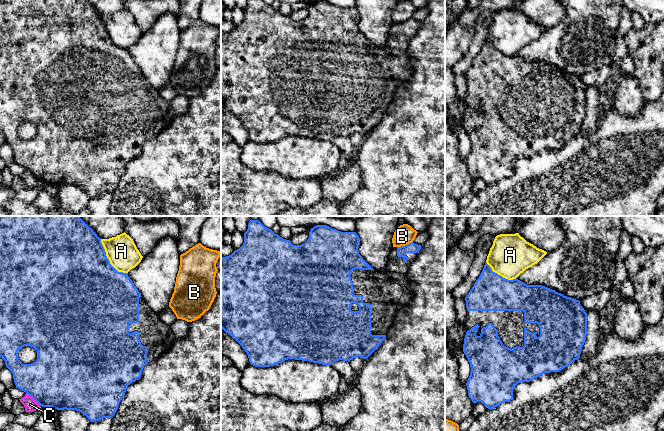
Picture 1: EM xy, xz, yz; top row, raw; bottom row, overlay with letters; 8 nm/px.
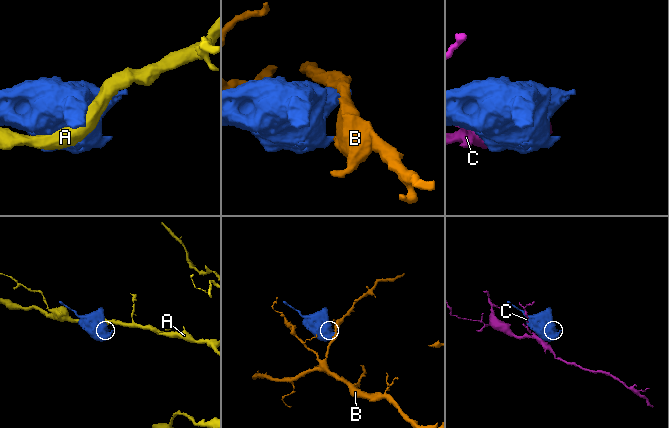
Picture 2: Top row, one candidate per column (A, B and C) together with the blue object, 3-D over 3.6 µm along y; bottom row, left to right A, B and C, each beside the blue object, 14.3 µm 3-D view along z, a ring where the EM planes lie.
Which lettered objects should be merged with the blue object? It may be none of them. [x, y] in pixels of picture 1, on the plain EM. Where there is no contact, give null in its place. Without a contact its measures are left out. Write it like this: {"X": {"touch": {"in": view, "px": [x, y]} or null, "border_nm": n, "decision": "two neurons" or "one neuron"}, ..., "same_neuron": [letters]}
{"A": {"touch": {"in": "xy", "px": [108, 36]}, "border_nm": 360, "decision": "two neurons"}, "B": {"touch": {"in": "xz", "px": [405, 21]}, "border_nm": 140, "decision": "two neurons"}, "C": {"touch": {"in": "xy", "px": [33, 174]}, "border_nm": 160, "decision": "two neurons"}, "same_neuron": []}

